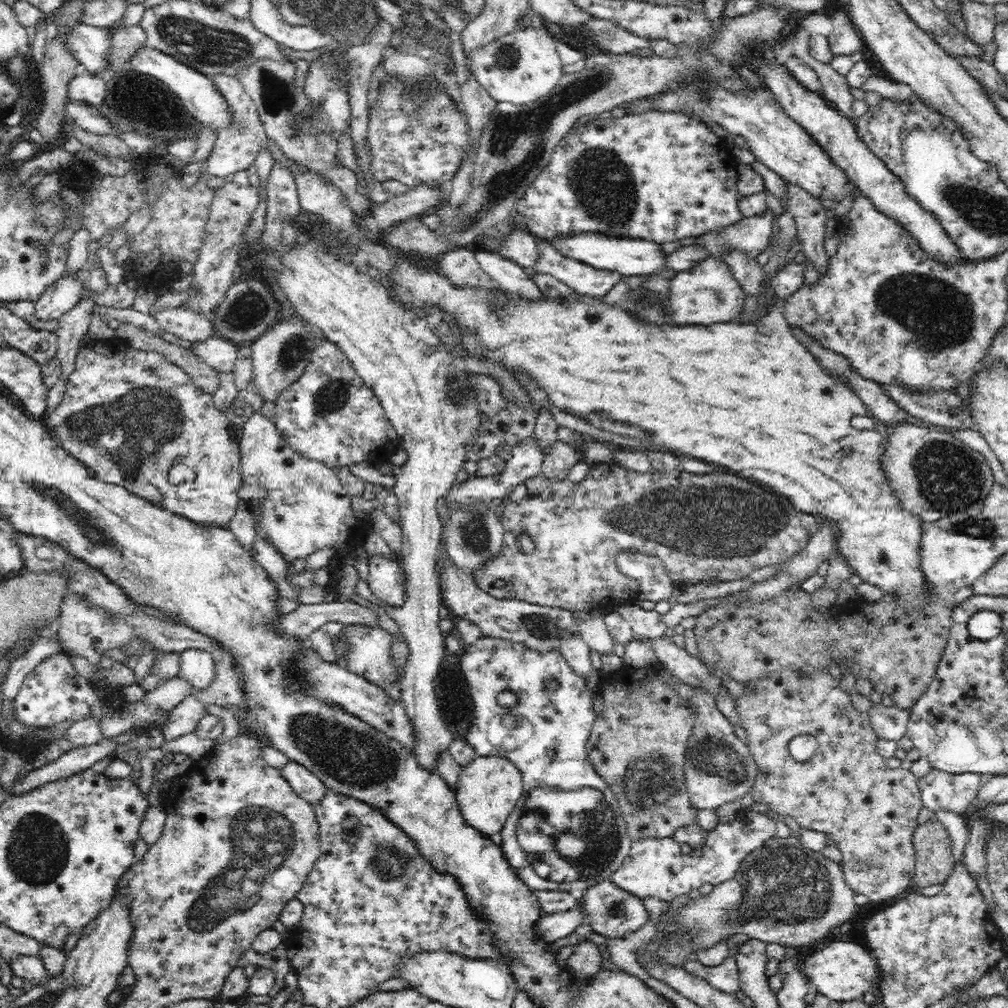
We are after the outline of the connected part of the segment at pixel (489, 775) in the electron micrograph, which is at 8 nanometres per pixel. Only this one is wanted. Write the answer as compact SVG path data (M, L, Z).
M497 756L476 757L468 766L461 768L453 786L461 817L490 838L502 832L506 819L517 812L524 796L520 771L507 758Z

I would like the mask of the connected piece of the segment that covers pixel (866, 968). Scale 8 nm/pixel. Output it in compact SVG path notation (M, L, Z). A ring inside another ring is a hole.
M830 942L822 950L813 950L804 958L804 970L811 978L811 989L838 1001L854 1001L866 992L880 990L882 972L872 949L854 942Z

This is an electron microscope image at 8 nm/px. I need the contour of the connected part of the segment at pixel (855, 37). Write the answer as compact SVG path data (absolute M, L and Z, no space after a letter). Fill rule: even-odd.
M838 10L831 14L835 19L835 27L829 41L835 55L850 54L854 51L863 50L865 43L858 32L854 31L855 24L844 10Z

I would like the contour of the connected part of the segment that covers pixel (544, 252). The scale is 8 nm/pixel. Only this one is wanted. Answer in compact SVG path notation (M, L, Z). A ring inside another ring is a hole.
M537 237L538 254L530 271L536 275L550 275L573 288L586 299L603 297L621 281L621 274L597 269L580 259L564 254L556 244Z

